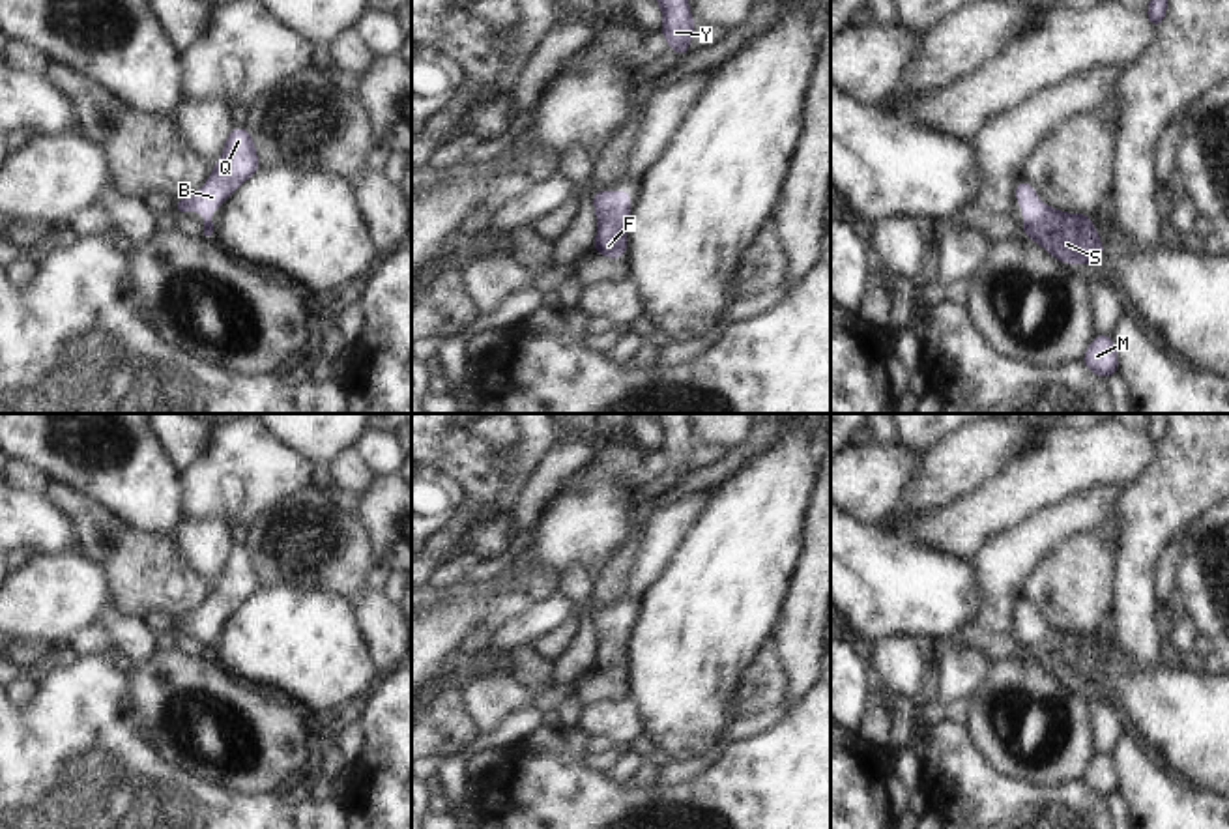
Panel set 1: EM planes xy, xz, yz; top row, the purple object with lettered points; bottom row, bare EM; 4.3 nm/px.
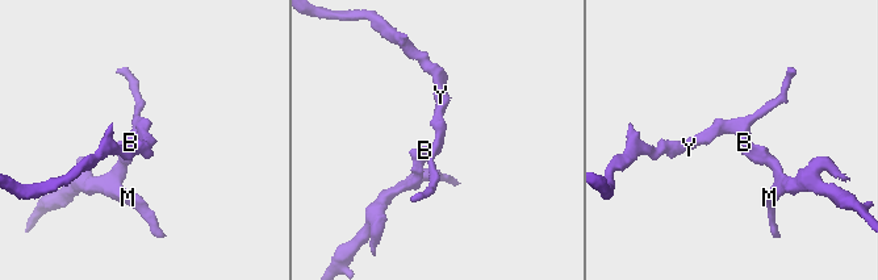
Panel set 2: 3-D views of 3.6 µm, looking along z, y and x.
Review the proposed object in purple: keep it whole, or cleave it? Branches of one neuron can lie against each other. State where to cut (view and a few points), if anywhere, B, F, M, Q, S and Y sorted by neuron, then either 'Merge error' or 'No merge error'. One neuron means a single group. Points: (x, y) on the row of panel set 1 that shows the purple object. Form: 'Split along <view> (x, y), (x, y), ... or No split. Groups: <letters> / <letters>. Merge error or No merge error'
No split. Groups: B F M Q S Y. No merge error.

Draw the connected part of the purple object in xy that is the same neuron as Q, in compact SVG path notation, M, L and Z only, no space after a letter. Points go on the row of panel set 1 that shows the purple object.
M234 127L219 163L213 165L210 180L200 187L195 198L176 198L174 211L191 213L196 208L204 215L204 236L211 236L211 211L258 168L260 161L249 131L245 127Z

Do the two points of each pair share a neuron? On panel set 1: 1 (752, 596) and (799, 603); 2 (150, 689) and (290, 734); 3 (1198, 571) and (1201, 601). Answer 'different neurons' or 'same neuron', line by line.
1: different neurons
2: same neuron
3: same neuron

